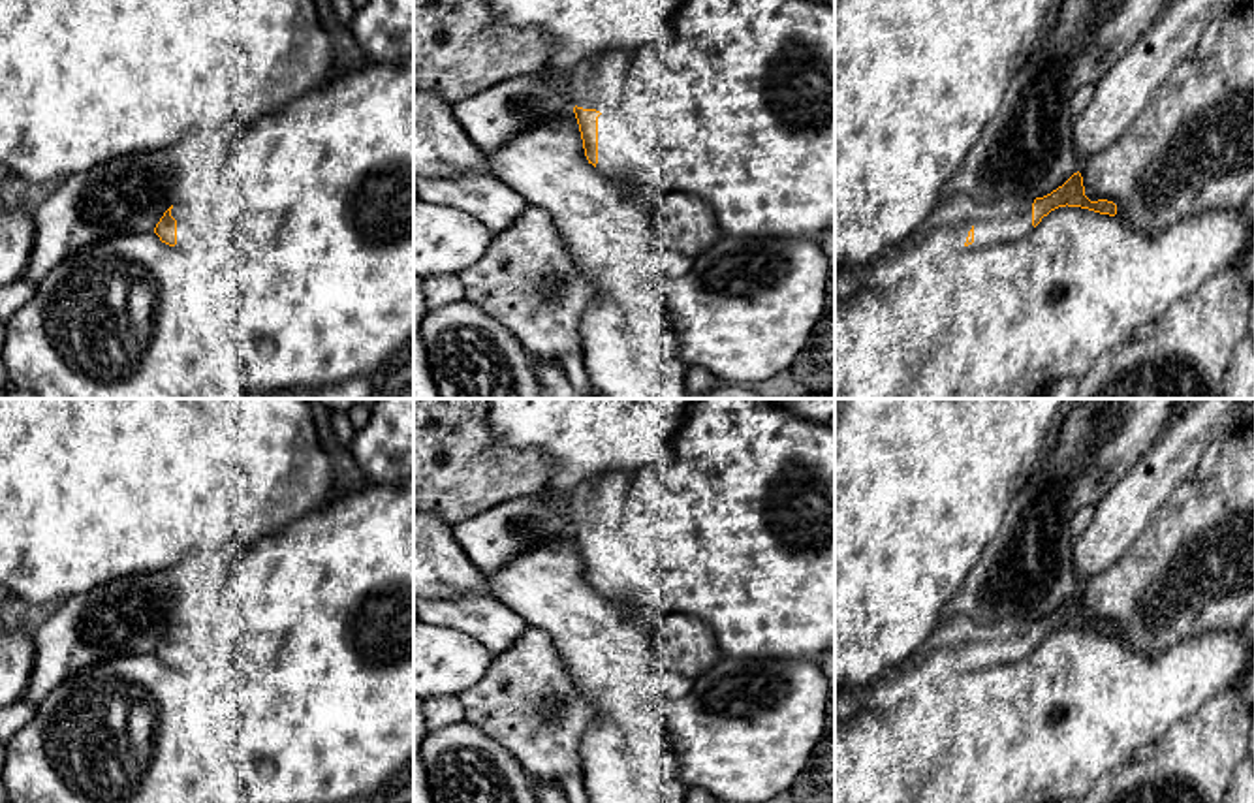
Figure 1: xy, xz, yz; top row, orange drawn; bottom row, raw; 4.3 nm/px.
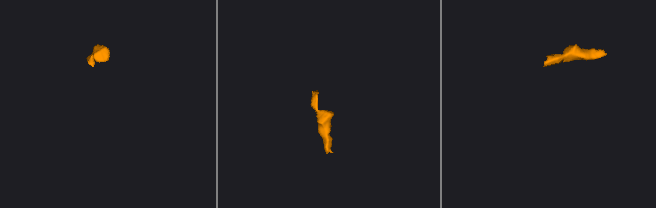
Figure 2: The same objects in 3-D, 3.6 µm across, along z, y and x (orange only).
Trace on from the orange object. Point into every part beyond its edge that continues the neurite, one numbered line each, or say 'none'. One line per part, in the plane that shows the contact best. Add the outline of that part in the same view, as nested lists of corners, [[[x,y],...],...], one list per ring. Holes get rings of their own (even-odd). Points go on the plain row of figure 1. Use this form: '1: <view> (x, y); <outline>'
1: xz (598, 504); [[[626,472],[600,474],[570,491],[573,527],[613,534],[620,525],[632,476]]]

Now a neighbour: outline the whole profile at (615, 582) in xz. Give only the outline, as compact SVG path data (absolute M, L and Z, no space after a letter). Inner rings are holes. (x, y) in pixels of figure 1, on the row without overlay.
M696 399L669 446L667 459L632 476L619 528L598 538L596 590L628 611L635 611L637 600L645 596L666 613L707 622L726 658L818 660L835 645L835 427L808 421L769 399Z

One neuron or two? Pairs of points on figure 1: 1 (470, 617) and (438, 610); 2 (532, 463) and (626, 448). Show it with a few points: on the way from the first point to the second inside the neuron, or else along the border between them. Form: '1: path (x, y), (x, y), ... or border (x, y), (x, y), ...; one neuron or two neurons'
1: path (463, 614), (446, 614); one neuron
2: border (508, 446), (538, 448), (551, 463), (548, 486); two neurons

